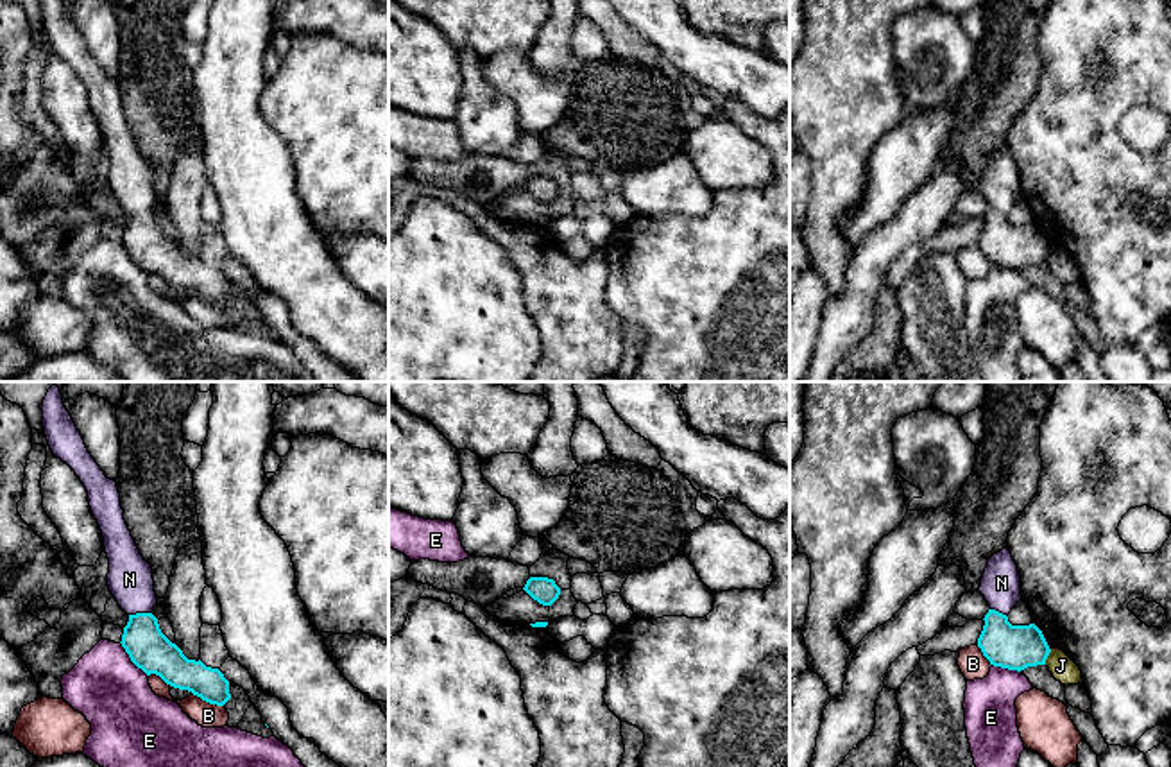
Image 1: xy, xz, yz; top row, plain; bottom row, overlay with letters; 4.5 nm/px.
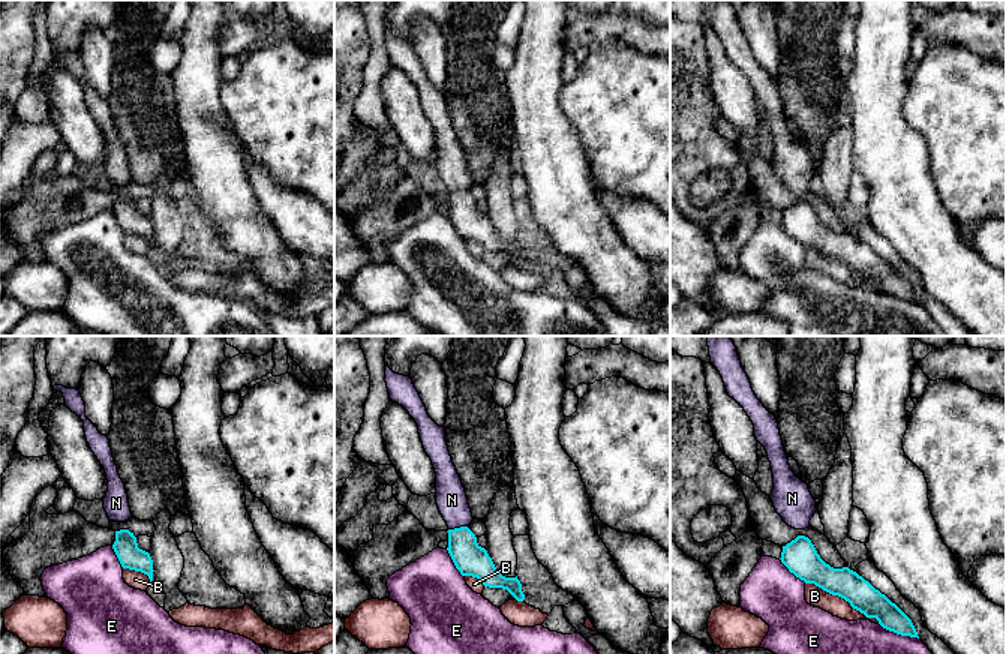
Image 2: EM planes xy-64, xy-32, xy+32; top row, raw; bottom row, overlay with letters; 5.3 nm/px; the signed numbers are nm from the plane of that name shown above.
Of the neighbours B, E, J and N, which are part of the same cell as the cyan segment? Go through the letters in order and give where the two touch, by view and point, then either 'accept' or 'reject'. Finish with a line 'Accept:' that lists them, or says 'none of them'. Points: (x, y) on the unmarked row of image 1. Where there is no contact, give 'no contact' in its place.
B: xy (208, 300) | reject
E: xy (131, 258) | reject
J: yz (1048, 253) | reject
N: xy (140, 212) | accept
Accept: N

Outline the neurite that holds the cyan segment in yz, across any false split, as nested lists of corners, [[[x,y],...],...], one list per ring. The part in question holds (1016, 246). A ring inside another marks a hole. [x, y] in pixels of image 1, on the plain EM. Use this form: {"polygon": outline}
{"polygon": [[[1008,145],[988,158],[979,192],[990,208],[978,246],[990,263],[1017,271],[1046,263],[1051,247],[1042,229],[1035,222],[1012,224],[1006,215],[1022,197],[1021,174]]]}

